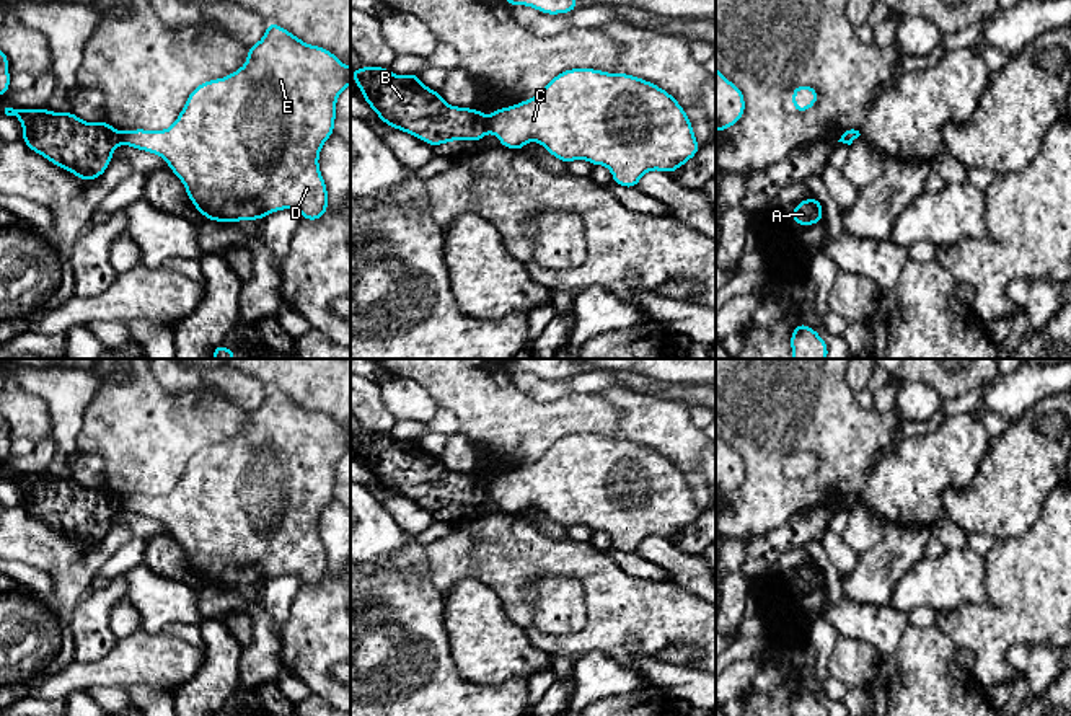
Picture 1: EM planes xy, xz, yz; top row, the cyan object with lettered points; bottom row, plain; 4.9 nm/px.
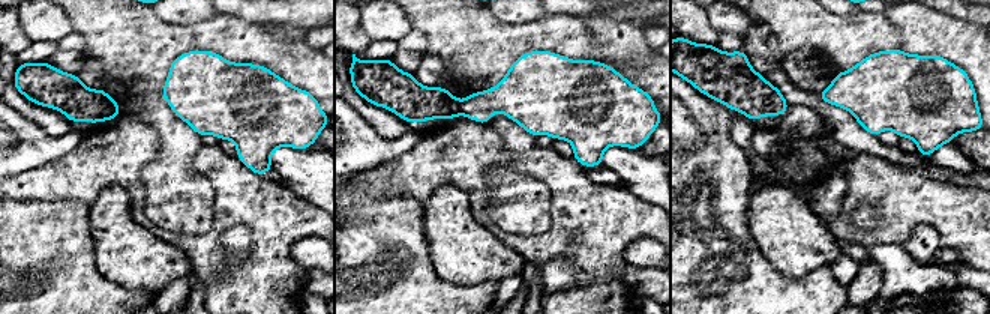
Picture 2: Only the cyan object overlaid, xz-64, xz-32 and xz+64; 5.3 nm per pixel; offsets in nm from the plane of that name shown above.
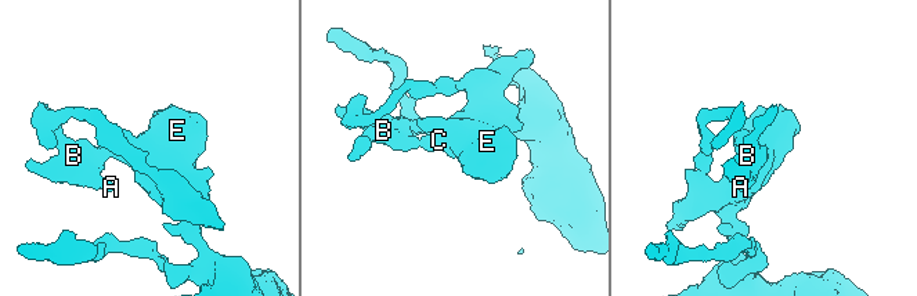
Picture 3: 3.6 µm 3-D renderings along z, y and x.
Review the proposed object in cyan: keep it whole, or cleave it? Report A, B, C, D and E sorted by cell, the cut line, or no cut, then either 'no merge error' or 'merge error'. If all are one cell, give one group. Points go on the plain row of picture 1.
A B / C D E; cut in xz along (486, 485), (488, 496); merge error

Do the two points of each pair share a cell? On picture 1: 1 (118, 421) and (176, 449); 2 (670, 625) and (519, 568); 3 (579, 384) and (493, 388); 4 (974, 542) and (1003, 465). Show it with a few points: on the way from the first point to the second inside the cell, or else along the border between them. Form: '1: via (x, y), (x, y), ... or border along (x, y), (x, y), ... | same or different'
1: via (132, 424), (145, 436), (162, 436) | same
2: via (633, 607), (628, 607), (582, 561), (556, 561) | same
3: border along (572, 390), (599, 395) | different
4: border along (967, 534), (988, 534), (996, 540) | different

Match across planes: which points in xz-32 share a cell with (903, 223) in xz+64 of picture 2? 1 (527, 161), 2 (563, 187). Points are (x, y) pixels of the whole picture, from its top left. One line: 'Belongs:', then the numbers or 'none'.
Belongs: 1, 2

